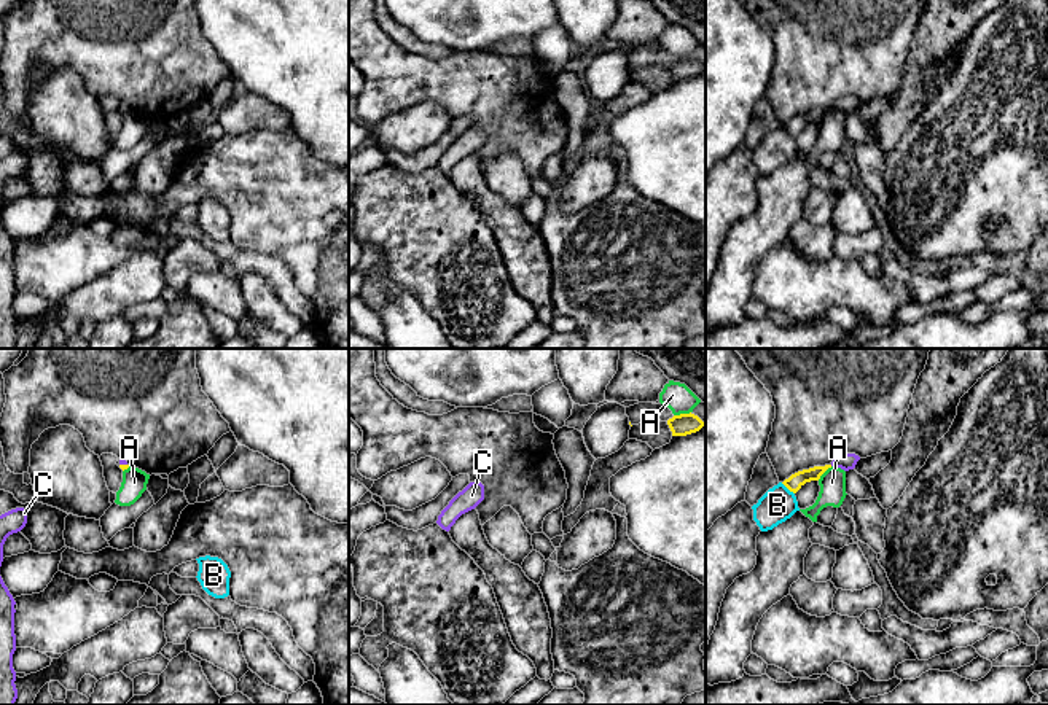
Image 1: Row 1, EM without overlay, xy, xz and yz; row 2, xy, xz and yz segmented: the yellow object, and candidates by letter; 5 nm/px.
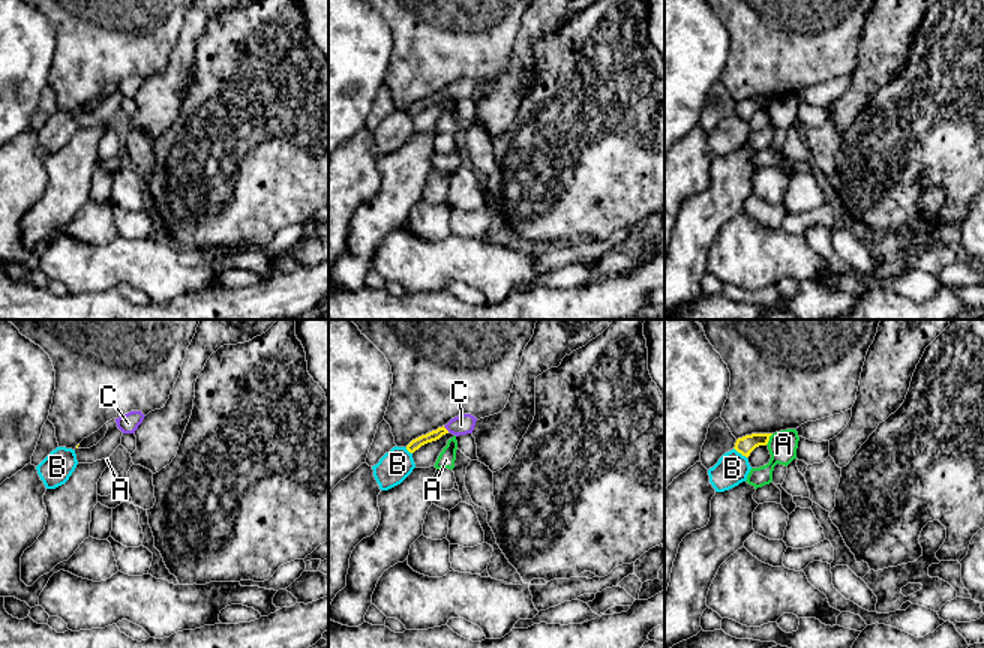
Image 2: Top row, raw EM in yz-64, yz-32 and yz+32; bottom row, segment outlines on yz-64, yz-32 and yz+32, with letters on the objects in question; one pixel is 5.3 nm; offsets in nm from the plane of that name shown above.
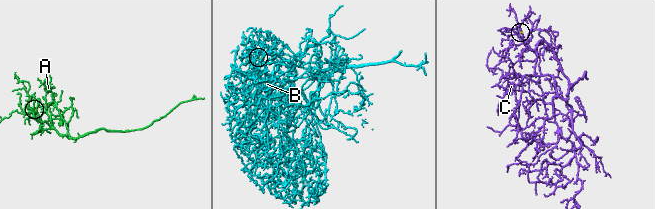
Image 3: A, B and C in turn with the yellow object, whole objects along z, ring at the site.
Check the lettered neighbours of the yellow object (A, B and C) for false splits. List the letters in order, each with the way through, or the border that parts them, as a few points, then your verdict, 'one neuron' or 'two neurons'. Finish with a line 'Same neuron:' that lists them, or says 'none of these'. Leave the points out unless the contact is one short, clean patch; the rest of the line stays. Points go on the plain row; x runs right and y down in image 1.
A: two neurons
B: border yz (781, 126), (793, 137); two neurons
C: way xy (123, 110), (123, 109), (121, 105); one neuron
Same neuron: C

